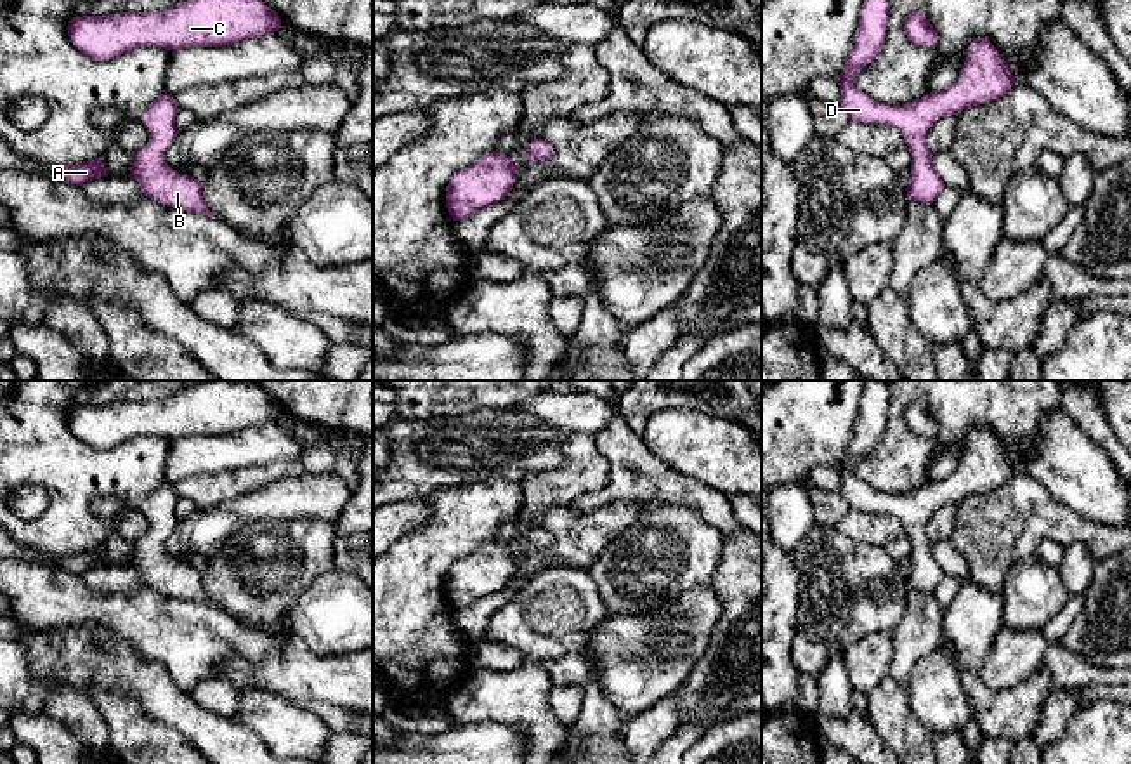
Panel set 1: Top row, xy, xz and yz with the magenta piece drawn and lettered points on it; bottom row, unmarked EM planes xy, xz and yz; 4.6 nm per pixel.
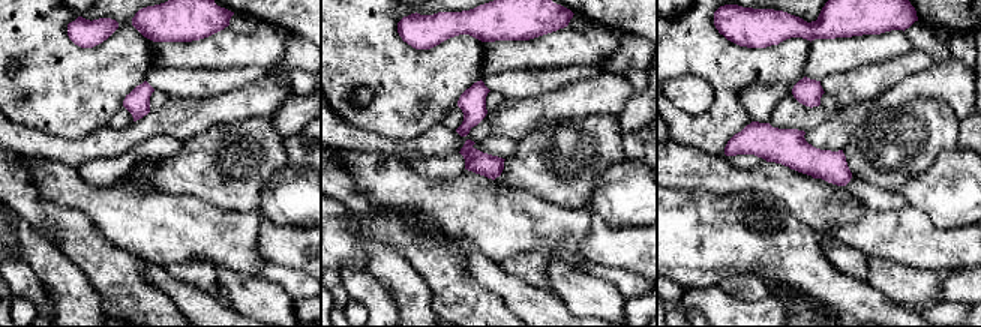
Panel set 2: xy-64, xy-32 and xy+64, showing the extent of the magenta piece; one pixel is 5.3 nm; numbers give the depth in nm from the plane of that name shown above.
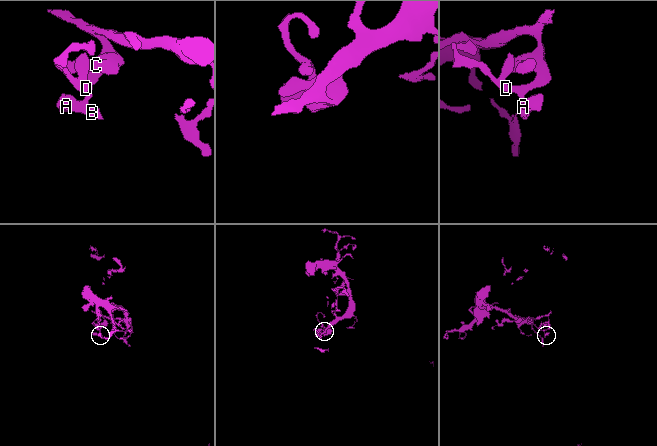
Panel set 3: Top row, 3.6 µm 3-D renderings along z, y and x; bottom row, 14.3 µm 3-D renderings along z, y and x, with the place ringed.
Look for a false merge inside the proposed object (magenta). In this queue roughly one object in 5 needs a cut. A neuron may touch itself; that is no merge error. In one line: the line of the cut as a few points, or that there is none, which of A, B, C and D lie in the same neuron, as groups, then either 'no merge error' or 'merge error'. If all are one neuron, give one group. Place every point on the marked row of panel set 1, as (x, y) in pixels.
cut none; groups A B C D; no merge error

